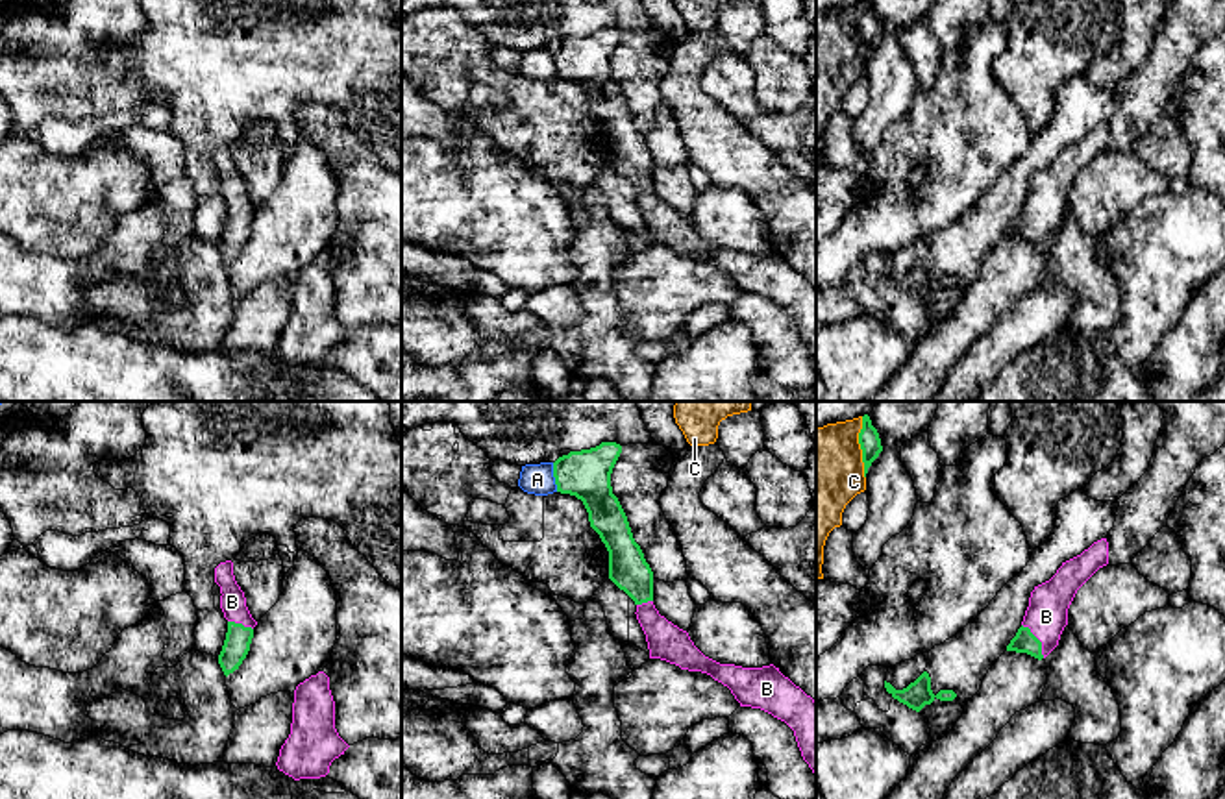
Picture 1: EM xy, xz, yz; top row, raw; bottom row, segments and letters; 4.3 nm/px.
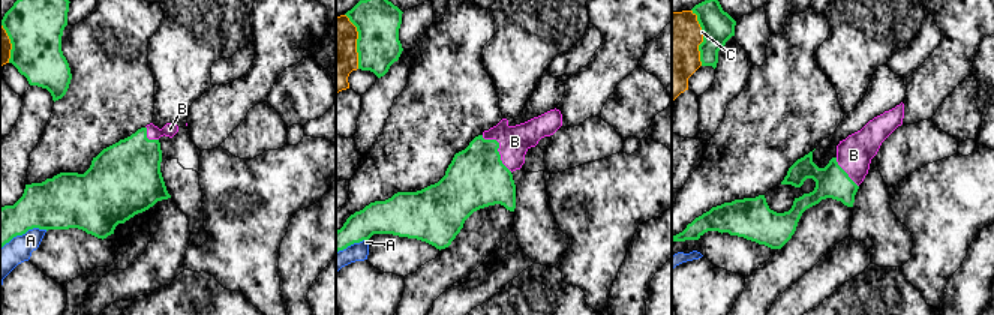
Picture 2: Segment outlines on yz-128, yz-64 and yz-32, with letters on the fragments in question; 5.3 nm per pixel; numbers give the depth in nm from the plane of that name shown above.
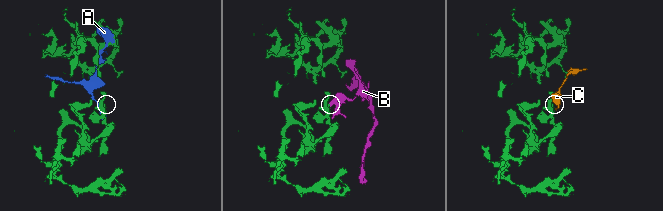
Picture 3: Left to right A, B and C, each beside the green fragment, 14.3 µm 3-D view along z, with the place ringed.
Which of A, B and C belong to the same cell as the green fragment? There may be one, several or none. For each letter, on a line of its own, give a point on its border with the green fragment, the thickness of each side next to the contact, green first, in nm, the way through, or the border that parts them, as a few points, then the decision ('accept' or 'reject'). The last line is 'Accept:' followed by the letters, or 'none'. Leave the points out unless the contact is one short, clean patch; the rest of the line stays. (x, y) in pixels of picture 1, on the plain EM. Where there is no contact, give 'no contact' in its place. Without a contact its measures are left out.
A: xz (556, 63) | 220/130 nm | reject
B: yz (1039, 226) | 100/180 nm | across yz (1024, 228), (1039, 226), (1046, 202) | accept
C: yz (861, 34) | 90/380 nm | along yz (861, 2), (859, 34), (865, 63) | reject
Accept: B

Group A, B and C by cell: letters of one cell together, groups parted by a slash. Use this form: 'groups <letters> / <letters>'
groups A / B / C

